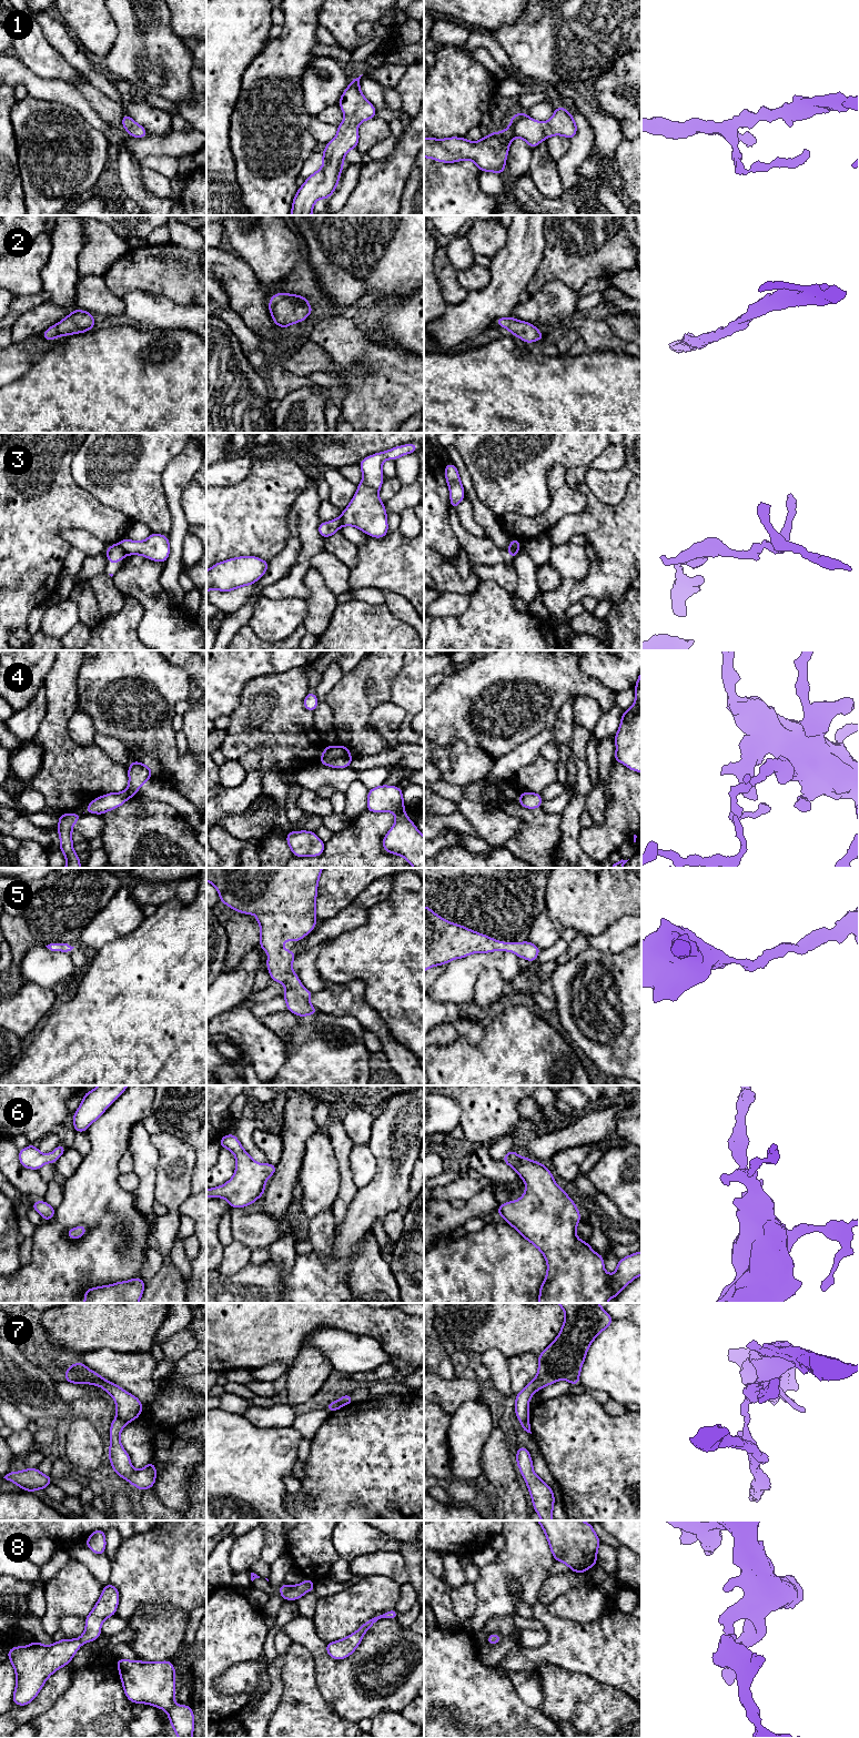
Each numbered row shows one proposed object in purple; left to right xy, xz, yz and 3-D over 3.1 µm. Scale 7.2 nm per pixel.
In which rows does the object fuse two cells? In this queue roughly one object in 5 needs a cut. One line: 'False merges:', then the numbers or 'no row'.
False merges: 3, 7

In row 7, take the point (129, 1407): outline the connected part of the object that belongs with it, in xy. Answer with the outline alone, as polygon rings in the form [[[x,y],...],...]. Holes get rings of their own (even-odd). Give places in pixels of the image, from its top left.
[[[81,1360],[79,1363],[68,1366],[64,1381],[72,1384],[92,1384],[94,1386],[101,1386],[105,1393],[113,1397],[117,1405],[117,1416],[124,1423],[135,1421],[143,1412],[143,1405],[137,1396],[88,1368]]]

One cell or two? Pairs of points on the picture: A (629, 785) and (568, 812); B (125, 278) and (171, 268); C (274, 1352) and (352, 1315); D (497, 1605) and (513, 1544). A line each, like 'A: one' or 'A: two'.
A: two
B: one
C: one
D: one

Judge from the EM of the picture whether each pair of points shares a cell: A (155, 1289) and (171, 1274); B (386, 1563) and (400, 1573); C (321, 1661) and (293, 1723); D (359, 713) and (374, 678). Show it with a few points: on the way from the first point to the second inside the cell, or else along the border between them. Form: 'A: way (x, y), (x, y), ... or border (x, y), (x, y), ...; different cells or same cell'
A: way (159, 1286), (168, 1277); same cell
B: way (390, 1563), (396, 1569); same cell
C: border (305, 1648), (314, 1661), (315, 1685), (324, 1697); different cells
D: way (359, 704), (359, 694), (365, 687); same cell

